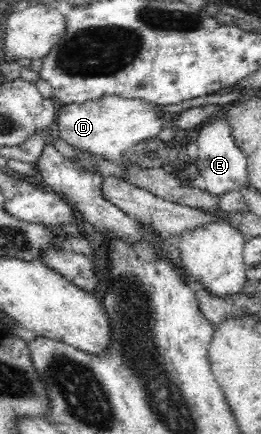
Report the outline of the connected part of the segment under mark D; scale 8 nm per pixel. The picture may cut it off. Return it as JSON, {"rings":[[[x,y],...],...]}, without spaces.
{"rings":[[[105,95],[80,104],[61,105],[58,111],[55,134],[61,146],[102,154],[116,161],[126,158],[126,151],[133,145],[156,137],[162,129],[162,113],[155,103],[123,95]]]}

